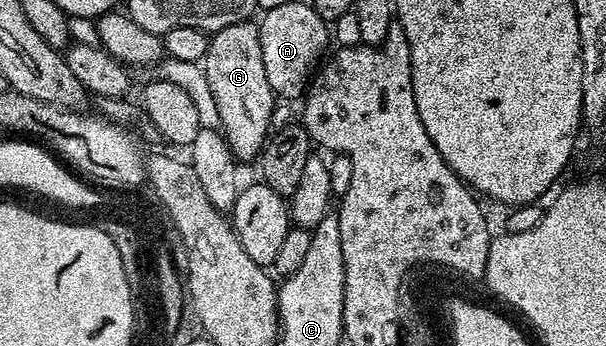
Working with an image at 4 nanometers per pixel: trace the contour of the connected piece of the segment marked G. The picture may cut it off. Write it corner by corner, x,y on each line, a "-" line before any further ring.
247,20
217,30
209,39
202,63
219,109
223,137
239,161
253,161
267,141
276,103
264,70
260,29
253,21

